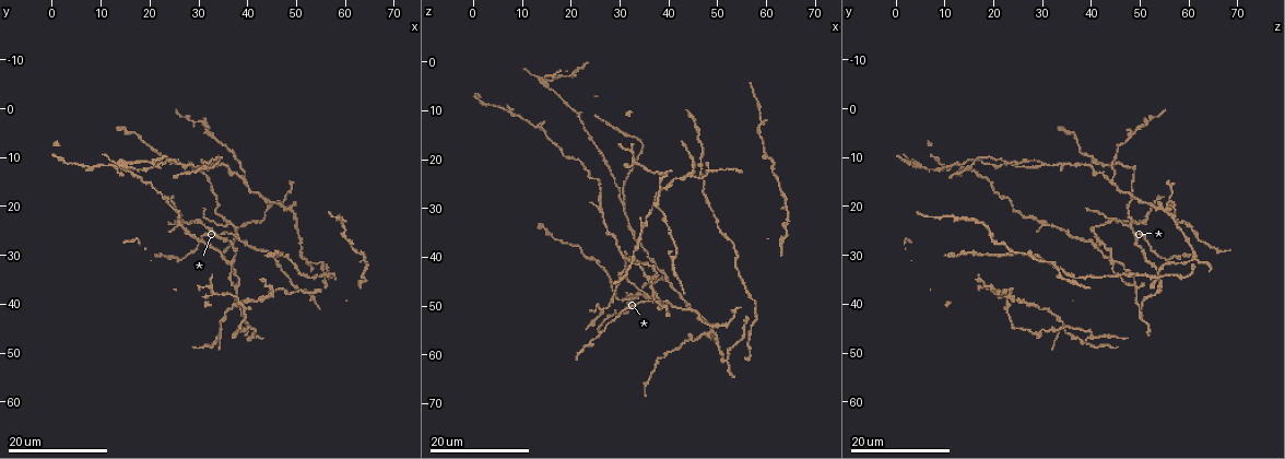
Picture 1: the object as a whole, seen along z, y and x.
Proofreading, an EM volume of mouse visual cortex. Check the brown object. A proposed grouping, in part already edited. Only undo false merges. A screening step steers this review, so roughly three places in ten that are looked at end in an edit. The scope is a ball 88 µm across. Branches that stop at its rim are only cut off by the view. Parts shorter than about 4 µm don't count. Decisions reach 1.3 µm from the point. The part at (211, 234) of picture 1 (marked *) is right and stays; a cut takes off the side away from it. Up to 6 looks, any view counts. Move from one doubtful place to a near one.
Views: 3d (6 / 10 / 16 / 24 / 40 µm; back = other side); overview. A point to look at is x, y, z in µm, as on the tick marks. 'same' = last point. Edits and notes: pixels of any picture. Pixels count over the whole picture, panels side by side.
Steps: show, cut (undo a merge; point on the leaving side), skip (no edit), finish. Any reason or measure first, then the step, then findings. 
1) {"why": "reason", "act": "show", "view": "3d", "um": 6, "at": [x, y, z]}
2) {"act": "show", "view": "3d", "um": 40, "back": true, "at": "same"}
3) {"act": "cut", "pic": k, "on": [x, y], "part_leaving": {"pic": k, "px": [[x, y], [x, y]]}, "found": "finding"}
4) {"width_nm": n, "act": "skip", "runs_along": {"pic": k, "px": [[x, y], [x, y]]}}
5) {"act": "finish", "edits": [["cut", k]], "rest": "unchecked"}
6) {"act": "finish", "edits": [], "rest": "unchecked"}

{"why": "a narrow waist", "act": "show", "view": "3d", "um": 24, "at": [34.0, 38.0, 21.5]}

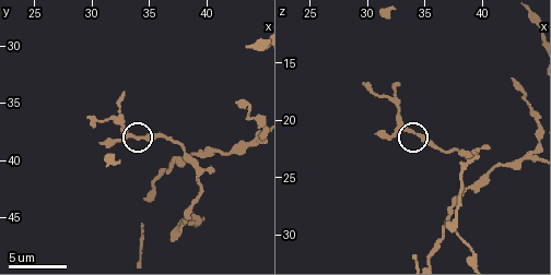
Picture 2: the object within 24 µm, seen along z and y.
{"act": "show", "view": "3d", "um": 10, "at": [34.2, 38.2, 21.4]}

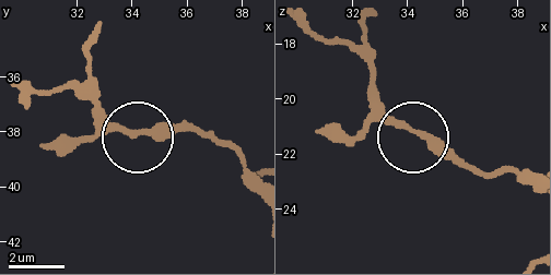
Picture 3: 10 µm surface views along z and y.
{"act": "skip", "found": "one neuron here"}

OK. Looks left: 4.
{"why": "small branch off a trunk", "act": "show", "view": "3d", "um": 16, "at": [34.5, 45.5, 34.0]}

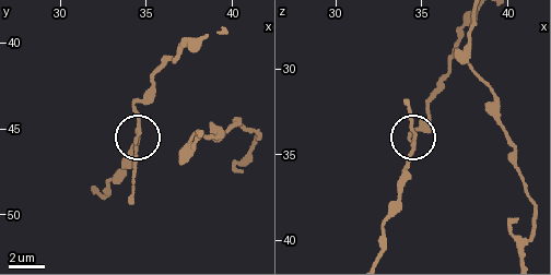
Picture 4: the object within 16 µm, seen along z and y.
{"why": "zoom in", "act": "show", "view": "3d", "um": 10, "at": "same"}

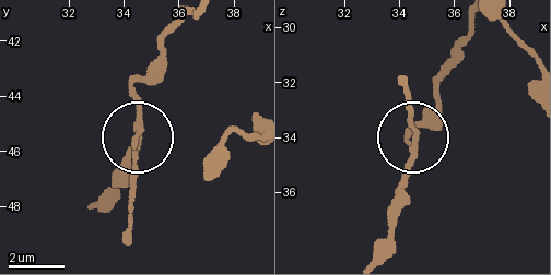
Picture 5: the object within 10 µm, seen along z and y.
{"arms": 3, "act": "skip", "found": "all the same neuron"}

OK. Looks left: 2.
{"why": "arms part here", "act": "show", "view": "3d", "um": 24, "at": [47.5, 19.5, 56.0]}

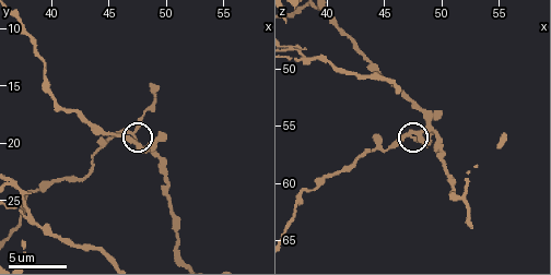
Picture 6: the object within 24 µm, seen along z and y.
{"act": "show", "view": "3d", "um": 10, "at": [46.8, 19.0, 55.8]}

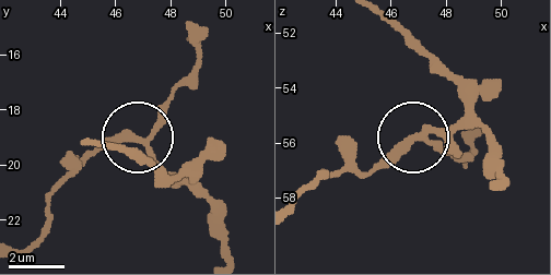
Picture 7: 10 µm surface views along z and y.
{"act": "skip", "runs_along": {"pic": 7, "px": [[231, 252], [217, 210], [143, 141], [167, 97], [192, 71]]}, "found": "all the same neuron"}

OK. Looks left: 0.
{"act": "finish", "edits": [], "rest": "unchecked"}

